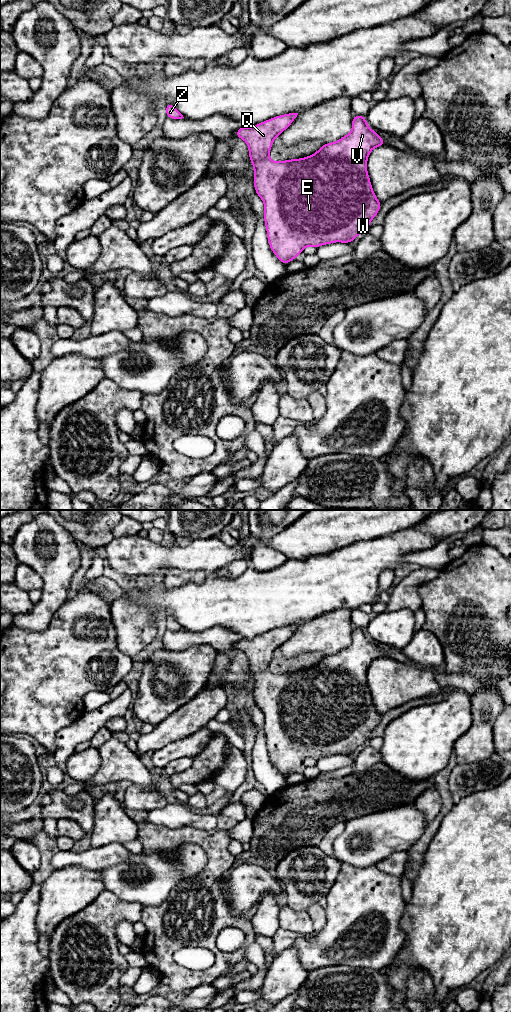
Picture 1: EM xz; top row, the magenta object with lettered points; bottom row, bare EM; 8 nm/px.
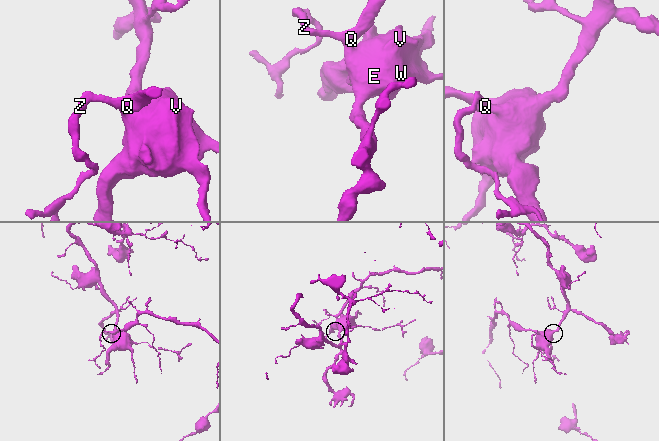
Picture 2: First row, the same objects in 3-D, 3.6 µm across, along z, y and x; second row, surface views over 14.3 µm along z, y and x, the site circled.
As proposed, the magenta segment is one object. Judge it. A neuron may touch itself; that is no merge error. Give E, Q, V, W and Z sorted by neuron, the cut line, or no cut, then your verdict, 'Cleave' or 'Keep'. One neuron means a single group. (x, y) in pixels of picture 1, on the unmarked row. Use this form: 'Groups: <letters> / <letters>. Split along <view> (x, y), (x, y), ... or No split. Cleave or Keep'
Groups: E Q V W Z. No split. Keep

